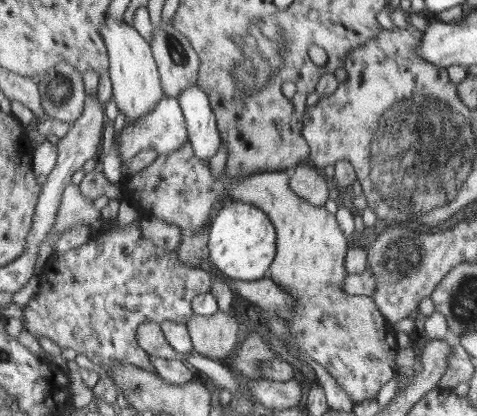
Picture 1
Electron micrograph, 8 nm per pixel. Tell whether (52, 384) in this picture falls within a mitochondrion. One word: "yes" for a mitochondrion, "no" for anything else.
no

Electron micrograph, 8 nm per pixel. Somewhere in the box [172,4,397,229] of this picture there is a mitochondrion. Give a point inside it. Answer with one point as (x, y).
(261, 55)

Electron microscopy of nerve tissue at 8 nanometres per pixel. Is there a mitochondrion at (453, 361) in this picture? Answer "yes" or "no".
no

